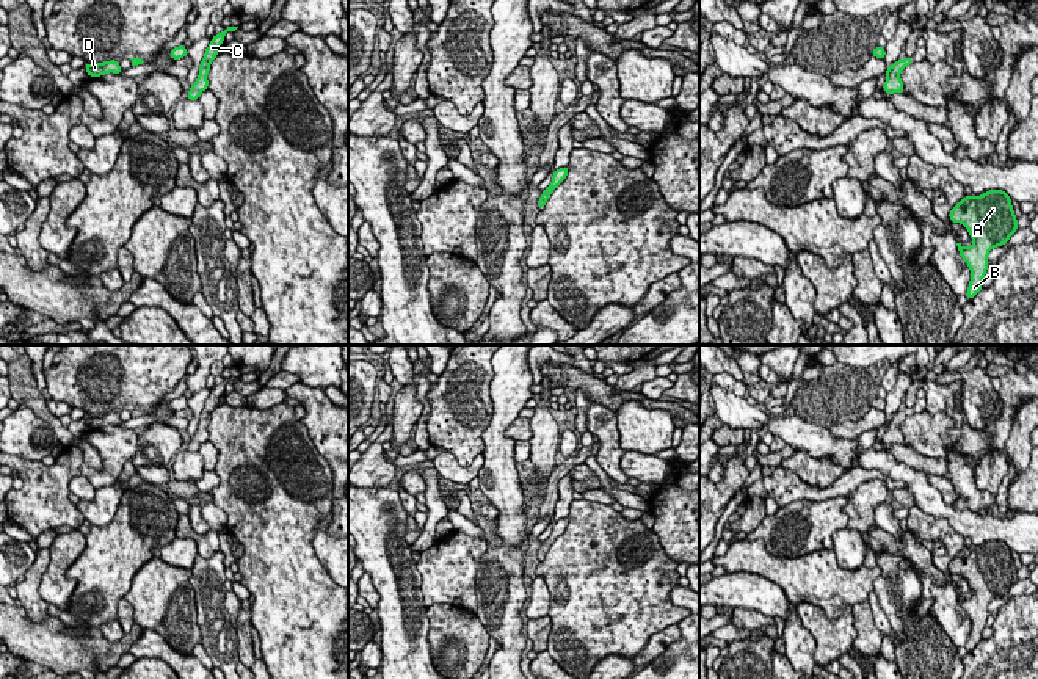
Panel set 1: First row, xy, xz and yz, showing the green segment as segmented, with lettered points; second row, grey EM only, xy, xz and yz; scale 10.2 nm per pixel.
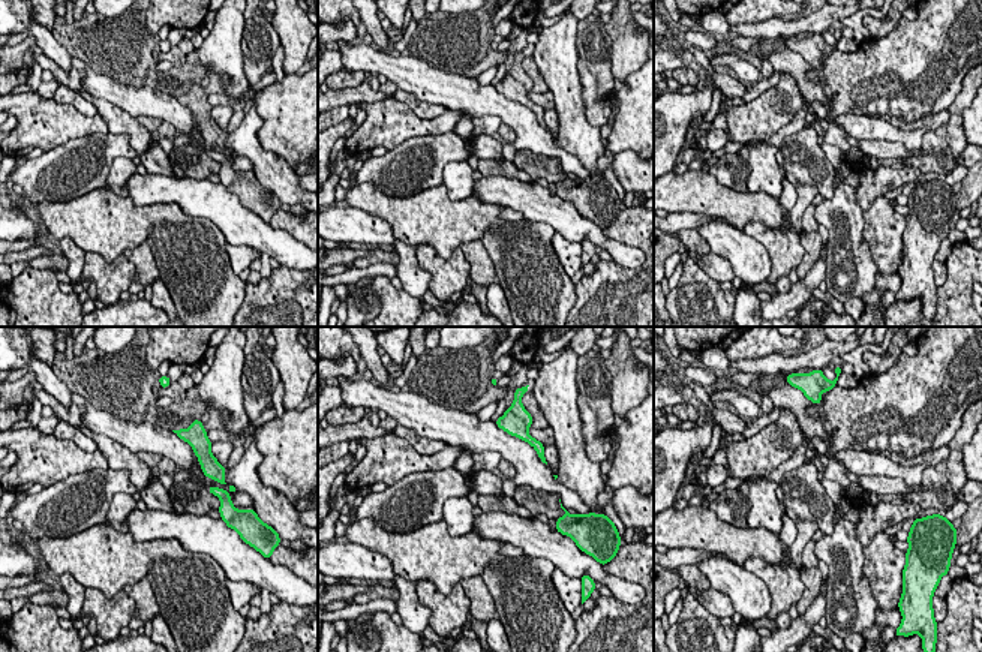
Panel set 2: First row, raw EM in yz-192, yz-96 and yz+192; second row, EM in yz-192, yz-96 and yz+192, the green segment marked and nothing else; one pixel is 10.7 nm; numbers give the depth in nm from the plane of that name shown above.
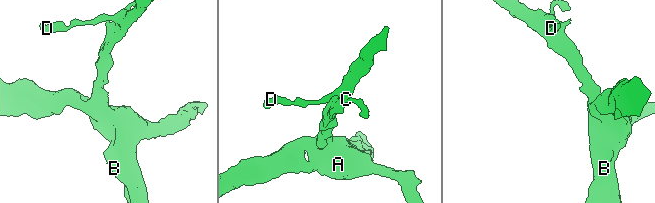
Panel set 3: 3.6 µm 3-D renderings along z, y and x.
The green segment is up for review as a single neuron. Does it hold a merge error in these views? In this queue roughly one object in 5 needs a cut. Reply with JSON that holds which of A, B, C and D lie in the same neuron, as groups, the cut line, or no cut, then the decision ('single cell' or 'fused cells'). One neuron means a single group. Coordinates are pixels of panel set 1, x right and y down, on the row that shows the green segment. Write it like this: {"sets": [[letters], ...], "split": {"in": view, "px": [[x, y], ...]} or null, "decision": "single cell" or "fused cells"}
{"sets": [["A", "B", "C", "D"]], "split": null, "decision": "single cell"}

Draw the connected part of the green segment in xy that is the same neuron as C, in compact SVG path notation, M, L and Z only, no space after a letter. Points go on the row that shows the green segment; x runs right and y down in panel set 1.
M227 27L210 39L210 44L205 49L204 58L202 58L201 66L199 66L199 77L191 85L191 88L188 89L188 96L187 96L188 100L198 100L199 94L202 91L209 89L207 75L209 75L209 71L210 71L210 64L220 55L218 50L220 50L220 45L224 44L226 33L227 31L235 31L237 28L238 27Z

